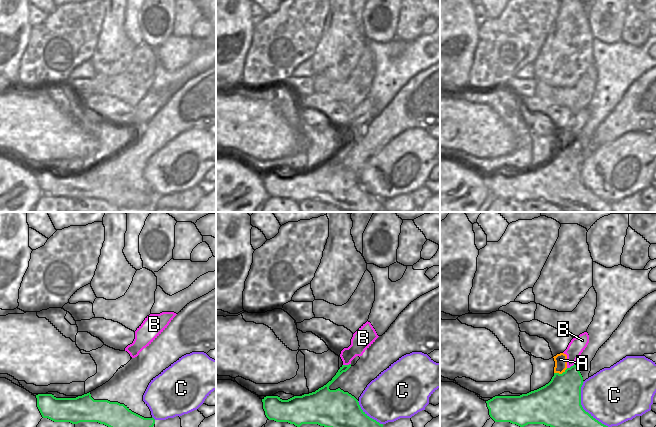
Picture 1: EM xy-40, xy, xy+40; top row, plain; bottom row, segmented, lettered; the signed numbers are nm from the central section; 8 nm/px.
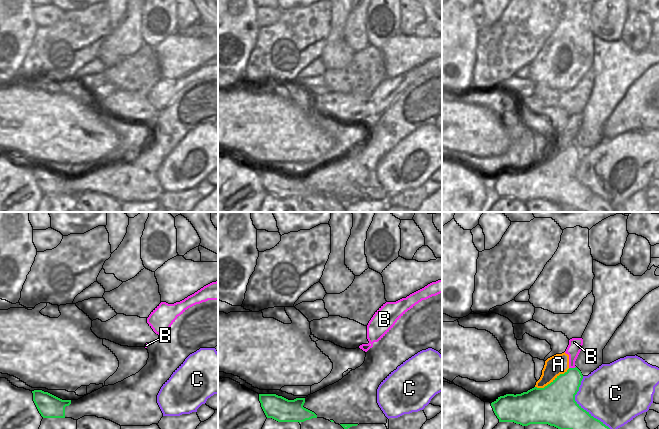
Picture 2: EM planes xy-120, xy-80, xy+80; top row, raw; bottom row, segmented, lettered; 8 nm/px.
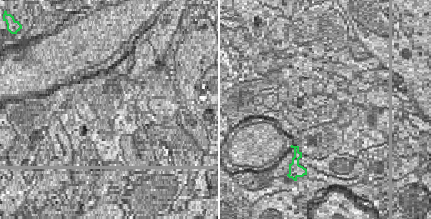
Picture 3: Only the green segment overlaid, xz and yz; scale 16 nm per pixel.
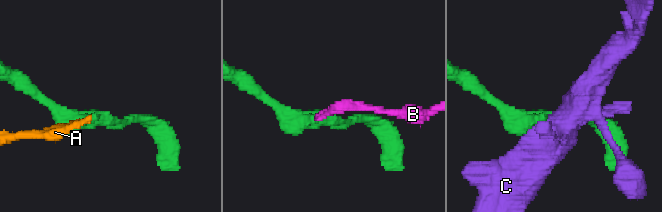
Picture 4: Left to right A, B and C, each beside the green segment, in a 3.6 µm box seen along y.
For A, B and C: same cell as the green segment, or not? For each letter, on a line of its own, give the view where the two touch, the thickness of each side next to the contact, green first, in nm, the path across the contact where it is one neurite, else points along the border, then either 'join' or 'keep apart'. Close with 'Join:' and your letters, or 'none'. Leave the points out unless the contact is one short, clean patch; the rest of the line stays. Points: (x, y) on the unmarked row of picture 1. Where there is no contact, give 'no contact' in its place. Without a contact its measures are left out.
A: contact in xy+40; calibres 360 and 100 nm; keep apart
B: contact in xy; calibres 110 and 160 nm; border xy (350, 139), (343, 141); keep apart
C: contact in xy+40; calibres 360 and 440 nm; keep apart
Join: none

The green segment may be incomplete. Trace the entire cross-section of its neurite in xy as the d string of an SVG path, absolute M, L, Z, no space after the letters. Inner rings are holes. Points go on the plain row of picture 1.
M351 140L342 141L332 156L315 168L294 172L288 176L282 176L278 172L264 173L262 178L266 193L276 198L294 200L298 204L302 200L318 200L326 204L332 204L340 208L342 212L344 210L352 210L353 212L382 212L383 200L370 194L361 185L358 176L354 172L340 164L336 166L329 165L329 162L350 143Z

